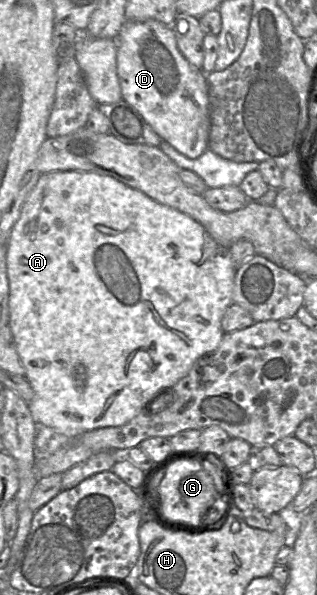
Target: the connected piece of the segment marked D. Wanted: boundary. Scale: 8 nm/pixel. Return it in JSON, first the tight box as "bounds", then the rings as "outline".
{"bounds":[116,20,210,159],"outline":[[[126,20],[116,38],[117,74],[122,99],[133,106],[147,124],[179,153],[196,159],[209,149],[210,113],[208,83],[204,72],[189,63],[179,51],[171,26],[157,20]]]}

